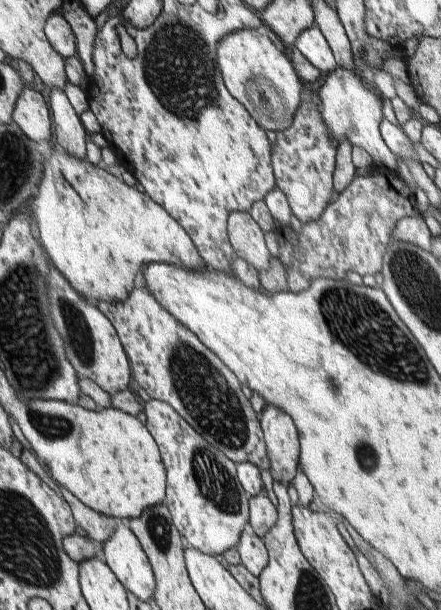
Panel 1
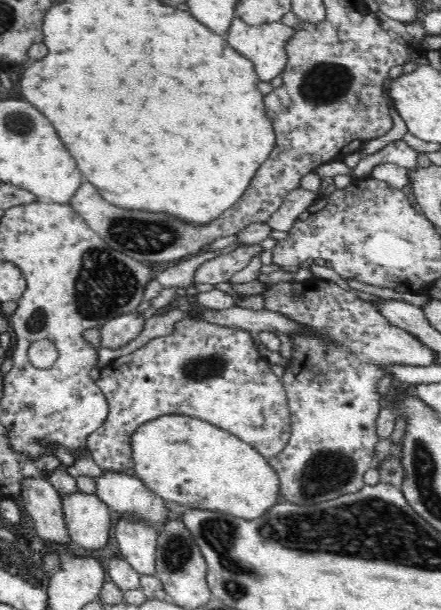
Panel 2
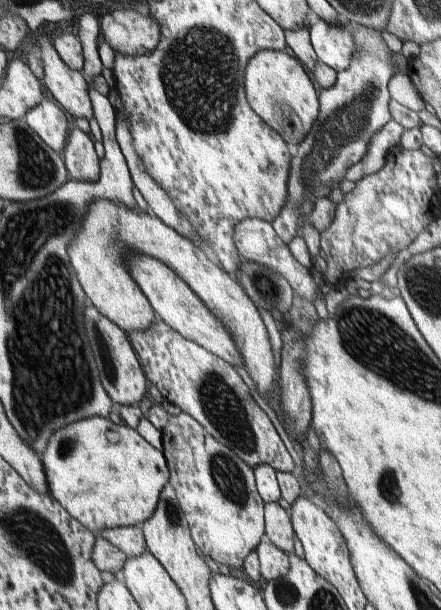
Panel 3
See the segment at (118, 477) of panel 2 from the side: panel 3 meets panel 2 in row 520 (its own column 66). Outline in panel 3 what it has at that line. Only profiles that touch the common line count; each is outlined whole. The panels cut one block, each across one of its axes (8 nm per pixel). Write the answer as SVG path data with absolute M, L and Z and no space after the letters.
M76 126L69 133L62 155L71 178L86 183L99 179L101 158L97 155L91 134L84 133Z

